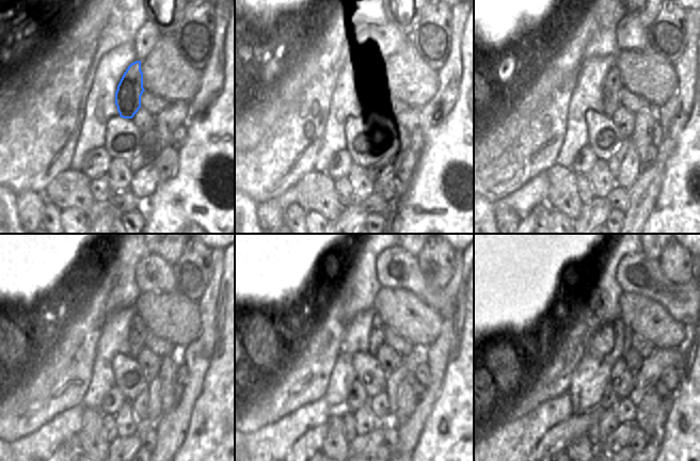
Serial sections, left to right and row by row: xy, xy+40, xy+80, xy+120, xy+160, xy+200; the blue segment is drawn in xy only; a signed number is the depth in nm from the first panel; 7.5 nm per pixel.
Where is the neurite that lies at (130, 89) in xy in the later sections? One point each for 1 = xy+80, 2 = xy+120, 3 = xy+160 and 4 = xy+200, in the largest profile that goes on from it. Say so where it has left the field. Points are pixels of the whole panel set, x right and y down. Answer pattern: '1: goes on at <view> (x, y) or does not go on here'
1: goes on at xy+80 (611, 88)
2: goes on at xy+120 (138, 329)
3: goes on at xy+160 (376, 336)
4: goes on at xy+200 (618, 327)

